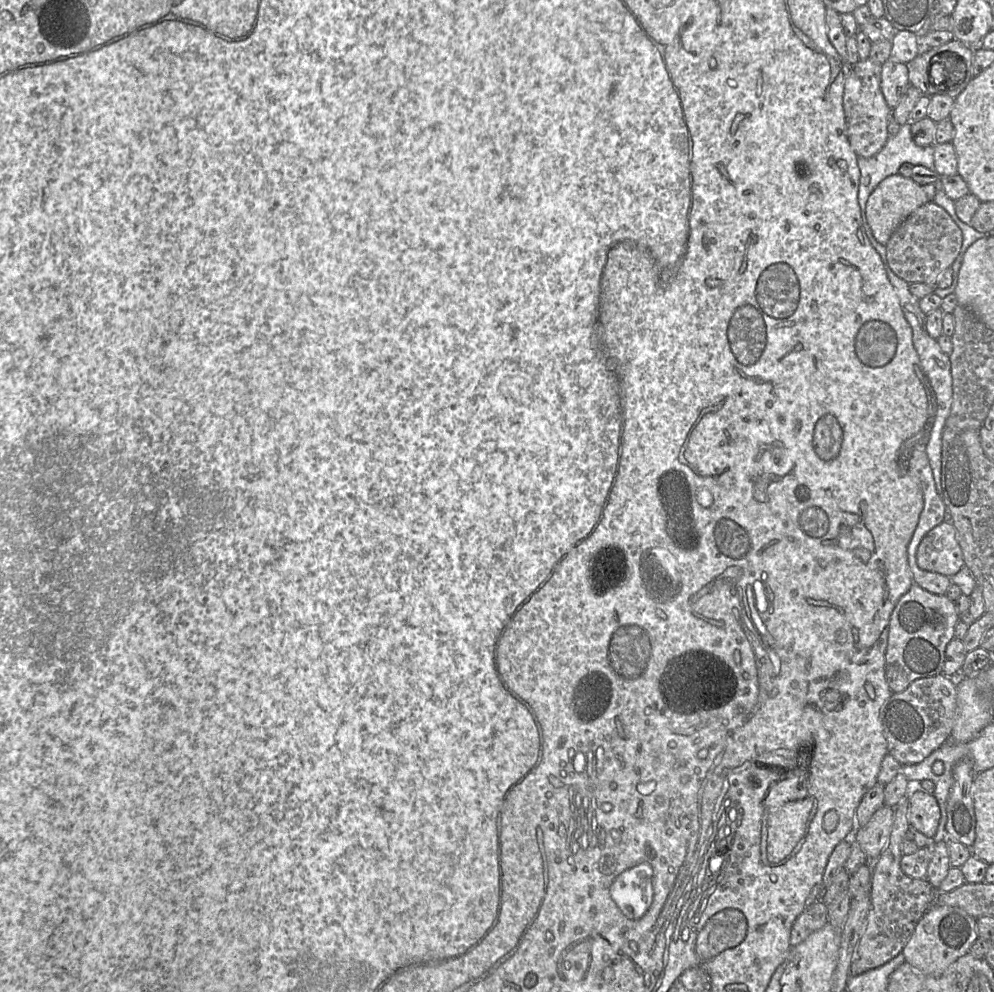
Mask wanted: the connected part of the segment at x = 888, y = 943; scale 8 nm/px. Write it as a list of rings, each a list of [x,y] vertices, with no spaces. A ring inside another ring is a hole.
[[[908,796],[894,809],[894,821],[887,845],[872,864],[870,884],[870,909],[867,924],[853,953],[849,974],[856,976],[878,968],[902,952],[917,923],[935,902],[937,890],[928,880],[907,876],[900,868],[903,856],[902,841],[909,830]]]

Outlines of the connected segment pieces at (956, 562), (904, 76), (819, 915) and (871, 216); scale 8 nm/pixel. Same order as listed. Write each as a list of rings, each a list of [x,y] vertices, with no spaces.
[[[944,521],[925,535],[918,546],[916,559],[920,569],[949,578],[965,568],[957,531],[950,521]]]
[[[892,57],[882,65],[881,91],[890,109],[894,109],[910,86],[908,65]]]
[[[822,900],[810,904],[792,924],[789,938],[791,947],[803,942],[810,934],[823,928],[827,923],[827,905]]]
[[[894,174],[883,179],[869,195],[866,216],[875,239],[886,245],[900,224],[917,208],[929,202],[922,186],[911,177]]]

